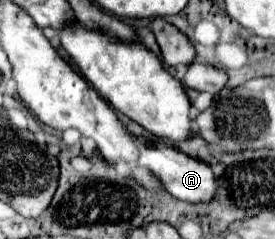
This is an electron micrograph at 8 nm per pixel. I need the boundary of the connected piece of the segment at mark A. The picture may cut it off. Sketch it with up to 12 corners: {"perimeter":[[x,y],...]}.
{"perimeter":[[140,145],[138,163],[186,203],[218,191],[210,165],[168,145]]}

